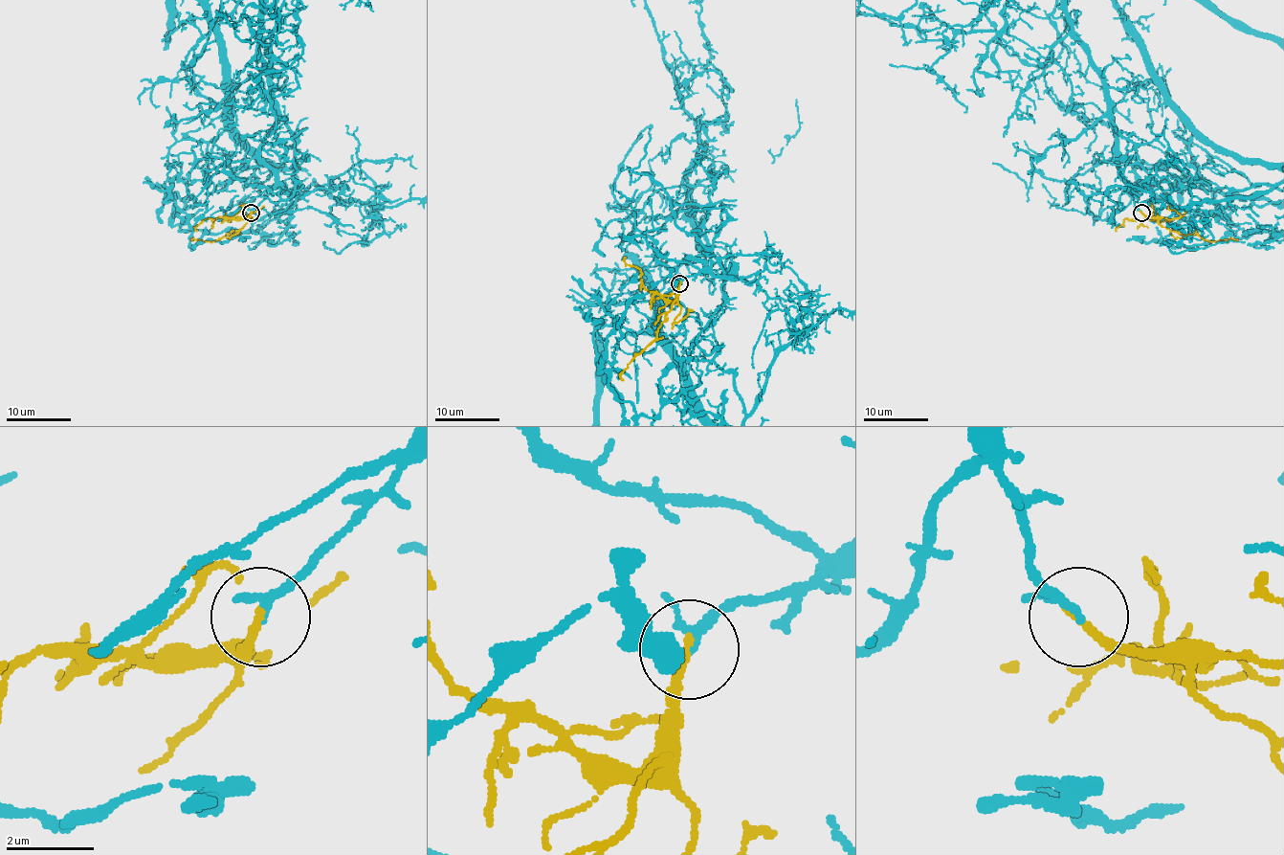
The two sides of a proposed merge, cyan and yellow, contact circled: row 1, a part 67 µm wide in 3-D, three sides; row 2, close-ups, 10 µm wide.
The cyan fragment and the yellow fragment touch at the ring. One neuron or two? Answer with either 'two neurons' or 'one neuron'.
one neuron

